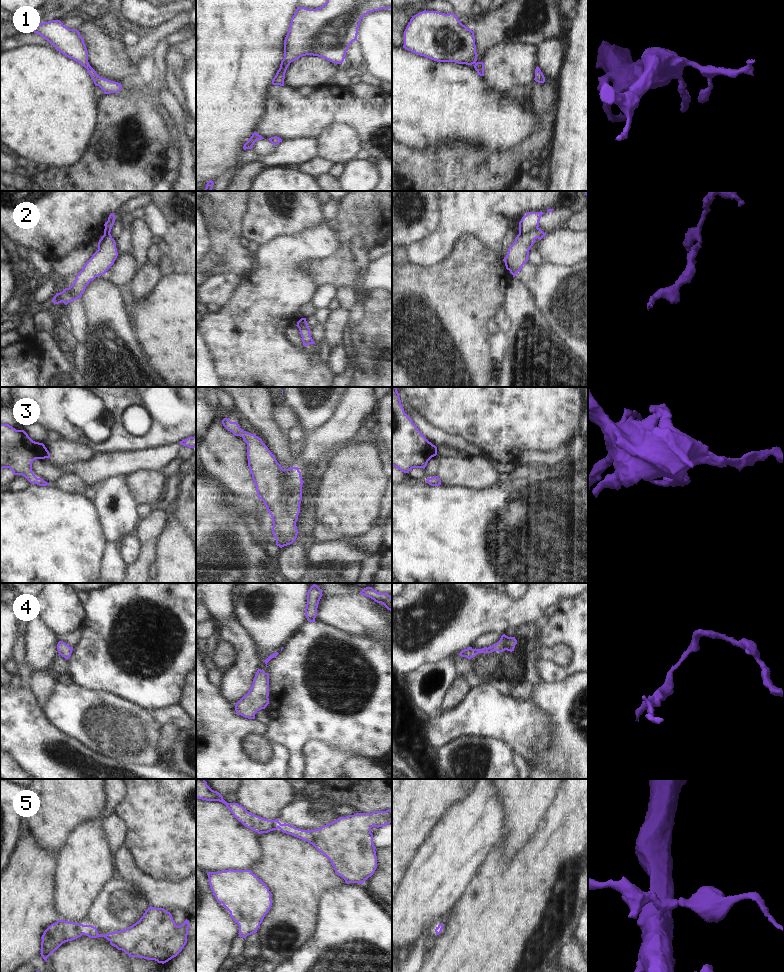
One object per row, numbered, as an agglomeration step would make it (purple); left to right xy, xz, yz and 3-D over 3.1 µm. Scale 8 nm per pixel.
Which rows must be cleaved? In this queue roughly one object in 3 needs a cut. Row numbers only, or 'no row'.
2

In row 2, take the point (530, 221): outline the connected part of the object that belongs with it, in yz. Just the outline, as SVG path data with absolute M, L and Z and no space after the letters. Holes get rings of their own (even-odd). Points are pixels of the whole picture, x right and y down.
M528 212L522 217L519 222L519 233L527 234L531 230L537 229L539 227L540 217L545 214L543 212Z

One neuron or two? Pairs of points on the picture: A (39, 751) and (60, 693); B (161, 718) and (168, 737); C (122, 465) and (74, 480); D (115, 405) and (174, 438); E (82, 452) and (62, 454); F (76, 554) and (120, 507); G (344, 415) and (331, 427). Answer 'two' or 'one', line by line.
A: two
B: two
C: two
D: one
E: one
F: two
G: one

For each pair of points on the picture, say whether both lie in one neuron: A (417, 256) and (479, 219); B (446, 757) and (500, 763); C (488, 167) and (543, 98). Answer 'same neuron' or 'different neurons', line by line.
A: same neuron
B: same neuron
C: same neuron

